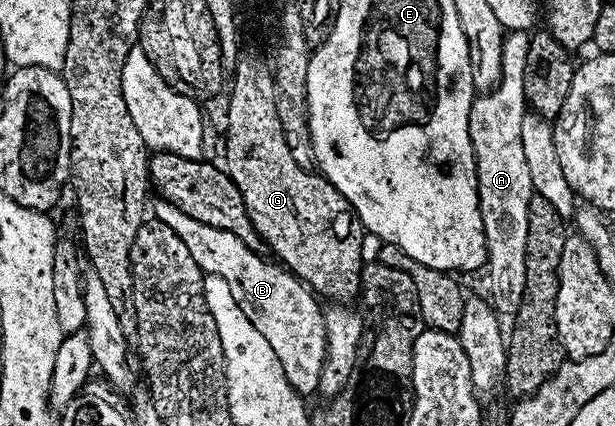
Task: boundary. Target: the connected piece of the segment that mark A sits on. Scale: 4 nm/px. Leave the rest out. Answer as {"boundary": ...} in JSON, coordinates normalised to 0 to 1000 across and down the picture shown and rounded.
{"boundary":[[[833,73],[821,85],[816,110],[816,176],[813,192],[795,209],[792,218],[782,218],[769,235],[764,251],[764,336],[771,345],[771,373],[774,376],[774,418],[777,420],[777,477],[780,479],[780,502],[784,505],[784,533],[790,552],[790,589],[793,610],[790,615],[790,643],[793,641],[793,678],[800,685],[797,714],[807,728],[807,742],[815,749],[831,749],[839,742],[842,721],[849,711],[849,683],[855,683],[855,533],[859,531],[859,507],[862,505],[862,467],[868,451],[863,434],[860,394],[855,392],[854,357],[849,354],[849,275],[855,263],[855,230],[852,223],[852,178],[855,176],[855,120],[859,117],[860,80],[852,73]]]}

